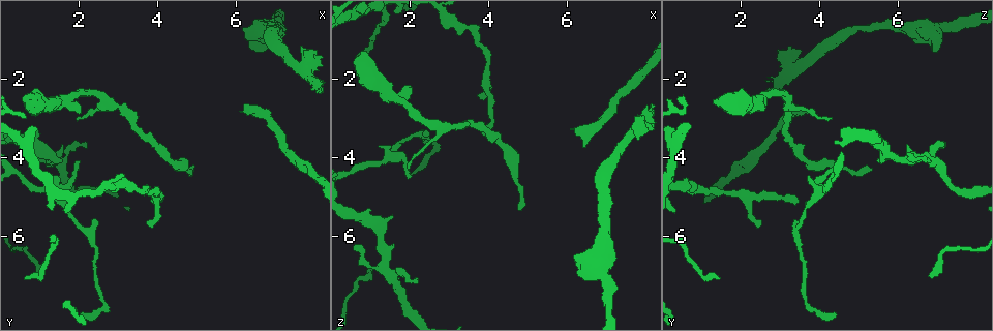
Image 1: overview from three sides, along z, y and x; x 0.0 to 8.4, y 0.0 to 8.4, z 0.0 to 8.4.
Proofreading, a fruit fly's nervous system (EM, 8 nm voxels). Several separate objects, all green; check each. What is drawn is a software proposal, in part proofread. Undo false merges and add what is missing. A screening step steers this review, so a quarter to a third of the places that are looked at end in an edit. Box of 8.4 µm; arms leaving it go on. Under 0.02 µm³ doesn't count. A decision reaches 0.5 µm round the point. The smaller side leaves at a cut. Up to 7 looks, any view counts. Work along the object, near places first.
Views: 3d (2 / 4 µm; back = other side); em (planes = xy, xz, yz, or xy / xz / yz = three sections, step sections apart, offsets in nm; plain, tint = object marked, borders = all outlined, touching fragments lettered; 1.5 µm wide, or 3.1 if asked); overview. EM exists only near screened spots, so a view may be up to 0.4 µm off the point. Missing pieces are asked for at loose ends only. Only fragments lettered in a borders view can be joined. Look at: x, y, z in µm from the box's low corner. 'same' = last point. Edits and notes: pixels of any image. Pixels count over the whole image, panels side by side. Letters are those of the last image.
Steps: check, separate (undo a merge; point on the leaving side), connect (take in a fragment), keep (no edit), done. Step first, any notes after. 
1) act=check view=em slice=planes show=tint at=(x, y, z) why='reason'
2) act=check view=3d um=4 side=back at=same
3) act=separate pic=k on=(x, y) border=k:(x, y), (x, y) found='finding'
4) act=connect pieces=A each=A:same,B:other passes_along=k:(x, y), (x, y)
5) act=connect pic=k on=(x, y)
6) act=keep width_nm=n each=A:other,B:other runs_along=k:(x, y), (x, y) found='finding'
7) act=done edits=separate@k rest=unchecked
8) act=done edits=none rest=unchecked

act=check view=em slice=planes show=borders at=(2.00, 2.90, 2.20) why='free end'

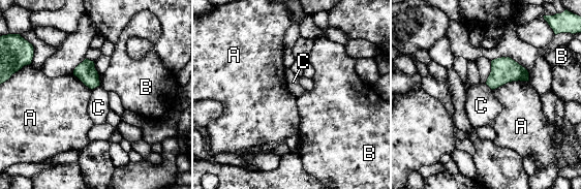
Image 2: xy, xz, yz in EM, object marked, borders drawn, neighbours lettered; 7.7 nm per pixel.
act=keep each=A:other,B:other,C:other border=2:(99, 85), (92, 90) found='no lettered fragment goes on from it'

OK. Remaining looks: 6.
act=check view=em slice=planes show=borders at=(1.95, 2.95, 4.30) why='branch stops here'

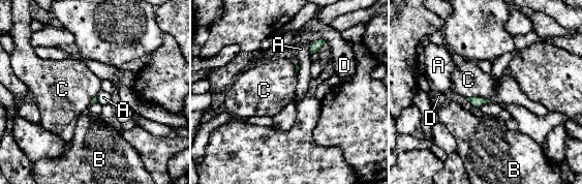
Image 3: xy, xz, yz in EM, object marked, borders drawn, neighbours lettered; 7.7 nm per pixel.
act=keep each=A:other,B:other,C:other,D:other border=3:(465, 97), (484, 97), (491, 102) found='no lettered fragment goes on from it'

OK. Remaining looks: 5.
act=check view=3d um=4 at=(7.70, 1.75, 3.35) why='sharp bend'

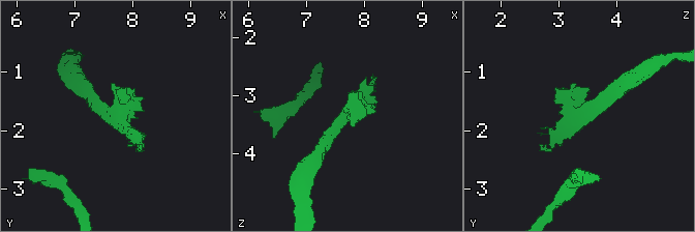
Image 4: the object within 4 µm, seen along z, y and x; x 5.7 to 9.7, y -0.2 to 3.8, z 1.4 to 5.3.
act=check view=em slice=planes show=tint at=(7.70, 1.75, 3.30)

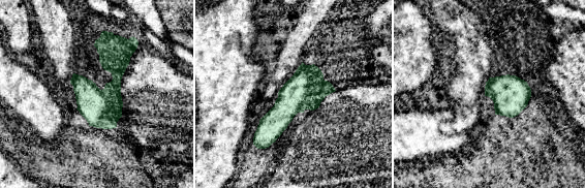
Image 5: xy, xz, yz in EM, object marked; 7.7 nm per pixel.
act=check view=em slice=planes show=borders at=same

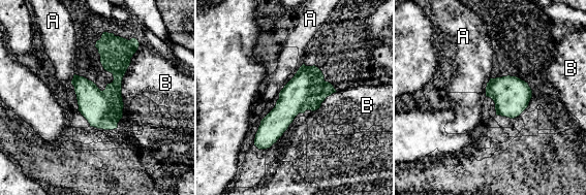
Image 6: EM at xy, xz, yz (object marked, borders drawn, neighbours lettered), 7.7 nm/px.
act=keep width_nm=260 each=A:other,B:other border=6:(303, 62), (295, 75), (286, 84) found='continuous, no second neuron'

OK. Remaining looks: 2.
act=done edits=none rest=unchecked

